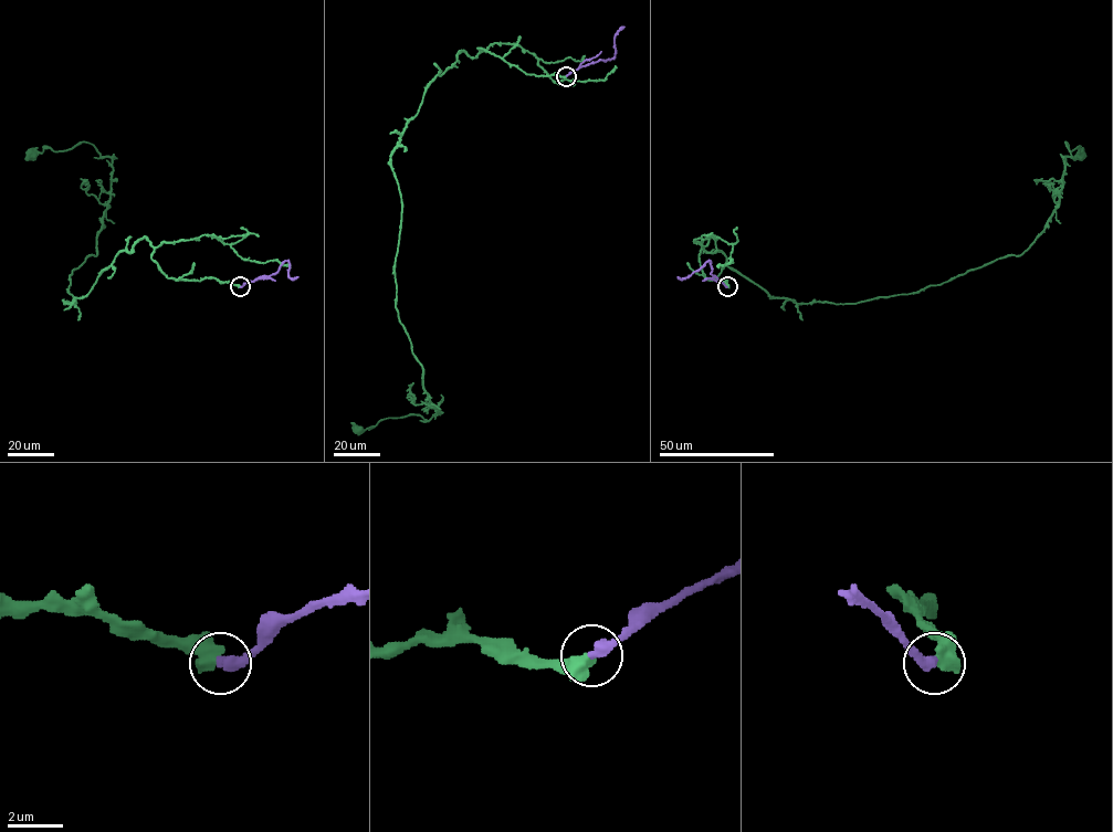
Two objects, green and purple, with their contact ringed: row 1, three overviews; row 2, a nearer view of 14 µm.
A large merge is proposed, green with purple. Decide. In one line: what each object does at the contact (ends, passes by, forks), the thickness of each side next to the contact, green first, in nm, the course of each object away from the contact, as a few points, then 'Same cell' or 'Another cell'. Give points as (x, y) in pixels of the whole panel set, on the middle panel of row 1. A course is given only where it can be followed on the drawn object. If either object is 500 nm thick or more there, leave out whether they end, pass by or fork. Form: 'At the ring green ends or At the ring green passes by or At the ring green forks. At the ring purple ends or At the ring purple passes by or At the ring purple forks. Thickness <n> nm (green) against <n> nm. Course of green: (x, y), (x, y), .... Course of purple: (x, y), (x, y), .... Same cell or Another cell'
Thickness 650 nm (green) against 420 nm. Course of green: (565, 76), (478, 48), (430, 84), (390, 156), (396, 307), (439, 413), (358, 431). Course of purple: (566, 76), (583, 66), (612, 58), (615, 35), (623, 27). Same cell

